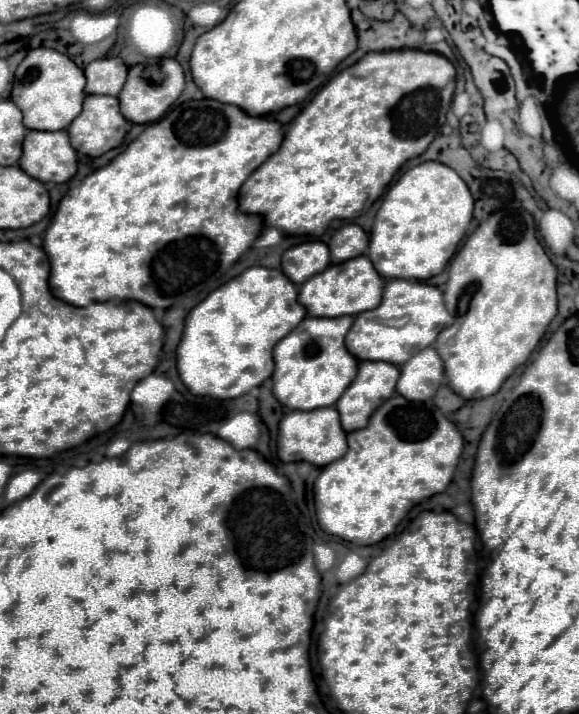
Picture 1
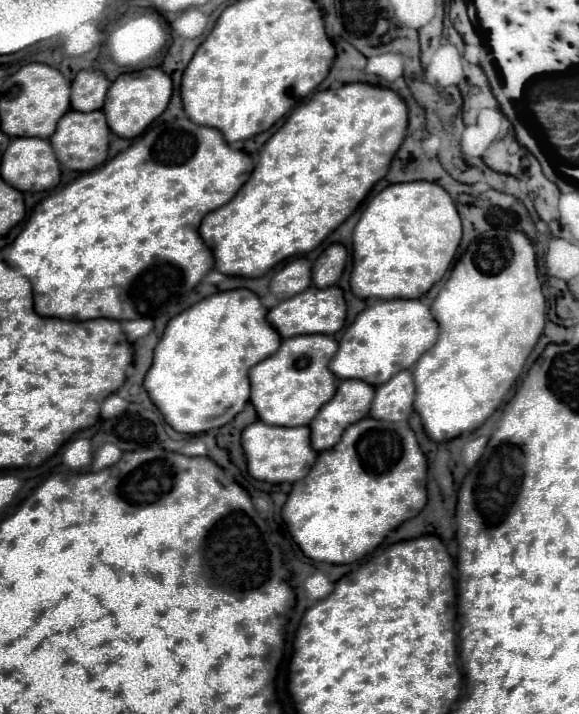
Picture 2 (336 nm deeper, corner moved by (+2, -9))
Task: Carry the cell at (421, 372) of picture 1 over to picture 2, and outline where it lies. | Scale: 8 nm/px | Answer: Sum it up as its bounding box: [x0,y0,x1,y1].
[370,371,416,421]

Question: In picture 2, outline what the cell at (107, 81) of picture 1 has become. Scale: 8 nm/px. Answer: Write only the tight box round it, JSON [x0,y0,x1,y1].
[72,69,110,111]

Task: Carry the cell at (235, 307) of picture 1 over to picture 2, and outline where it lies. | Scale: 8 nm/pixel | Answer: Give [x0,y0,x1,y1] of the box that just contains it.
[144,289,282,433]

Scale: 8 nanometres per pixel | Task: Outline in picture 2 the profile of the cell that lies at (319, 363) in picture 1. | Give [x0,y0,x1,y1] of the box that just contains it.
[250,335,338,427]

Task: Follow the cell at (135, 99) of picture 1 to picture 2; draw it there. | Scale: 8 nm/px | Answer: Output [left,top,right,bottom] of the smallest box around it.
[102,67,172,139]

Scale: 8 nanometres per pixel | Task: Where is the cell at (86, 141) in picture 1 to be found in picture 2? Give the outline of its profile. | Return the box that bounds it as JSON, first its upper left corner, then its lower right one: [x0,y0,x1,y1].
[50,111,110,171]

